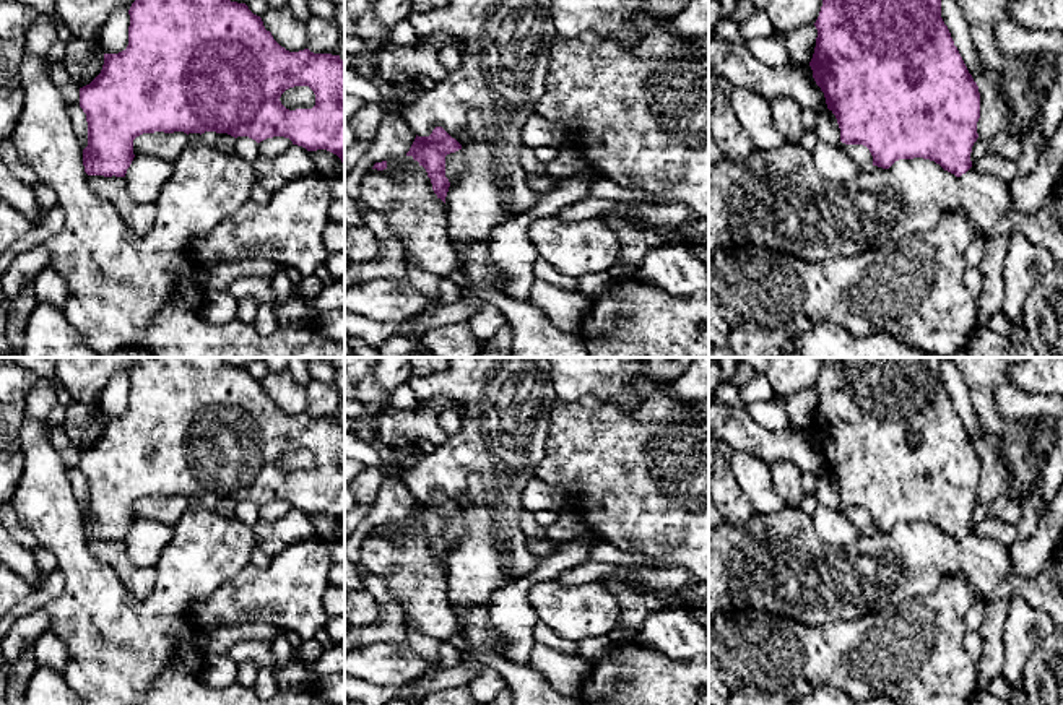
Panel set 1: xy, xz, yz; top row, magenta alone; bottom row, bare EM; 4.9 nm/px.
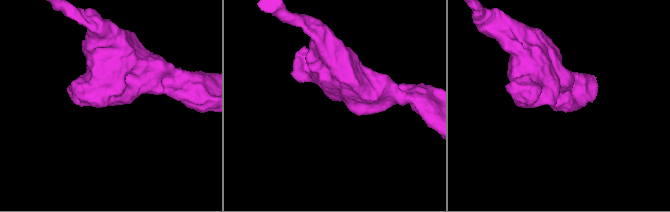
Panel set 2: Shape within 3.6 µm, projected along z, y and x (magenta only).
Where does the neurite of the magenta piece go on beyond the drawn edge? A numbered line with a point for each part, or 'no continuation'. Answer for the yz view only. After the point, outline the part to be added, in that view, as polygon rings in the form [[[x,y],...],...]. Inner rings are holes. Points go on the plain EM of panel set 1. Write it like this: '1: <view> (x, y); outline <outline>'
no continuation

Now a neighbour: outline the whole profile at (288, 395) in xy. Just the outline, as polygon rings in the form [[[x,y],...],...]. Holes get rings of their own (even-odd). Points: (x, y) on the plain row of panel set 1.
[[[288,367],[281,372],[268,372],[262,380],[263,390],[271,396],[273,403],[289,416],[306,413],[307,393],[306,387],[299,385]]]

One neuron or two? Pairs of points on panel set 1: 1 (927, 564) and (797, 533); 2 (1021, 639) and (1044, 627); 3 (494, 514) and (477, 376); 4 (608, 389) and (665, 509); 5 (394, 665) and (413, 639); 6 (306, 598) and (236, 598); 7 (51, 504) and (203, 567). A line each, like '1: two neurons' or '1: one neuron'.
1: one neuron
2: one neuron
3: one neuron
4: two neurons
5: two neurons
6: one neuron
7: one neuron

